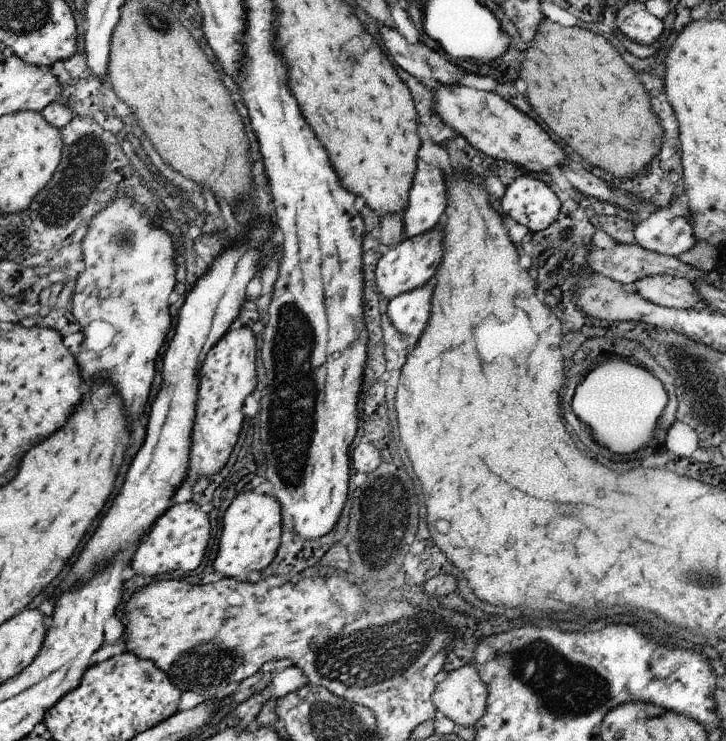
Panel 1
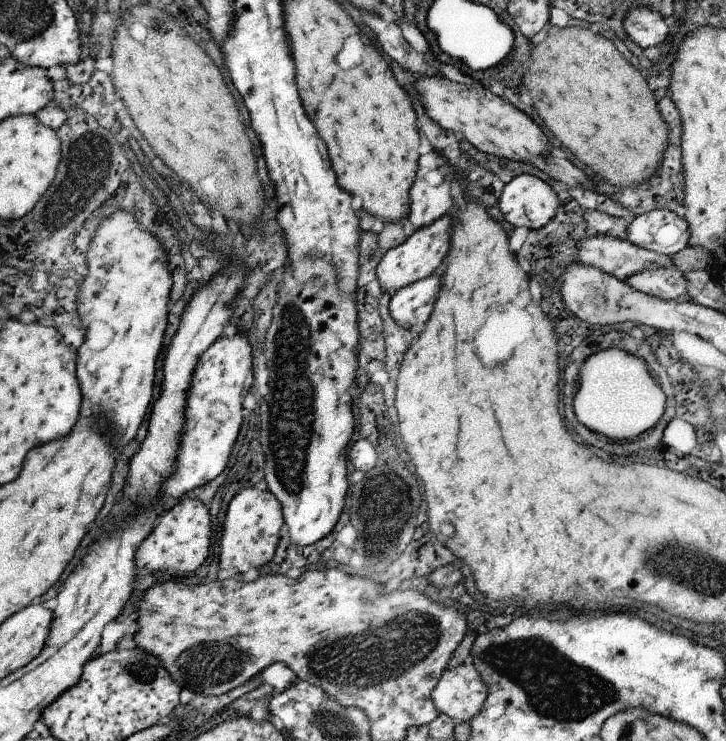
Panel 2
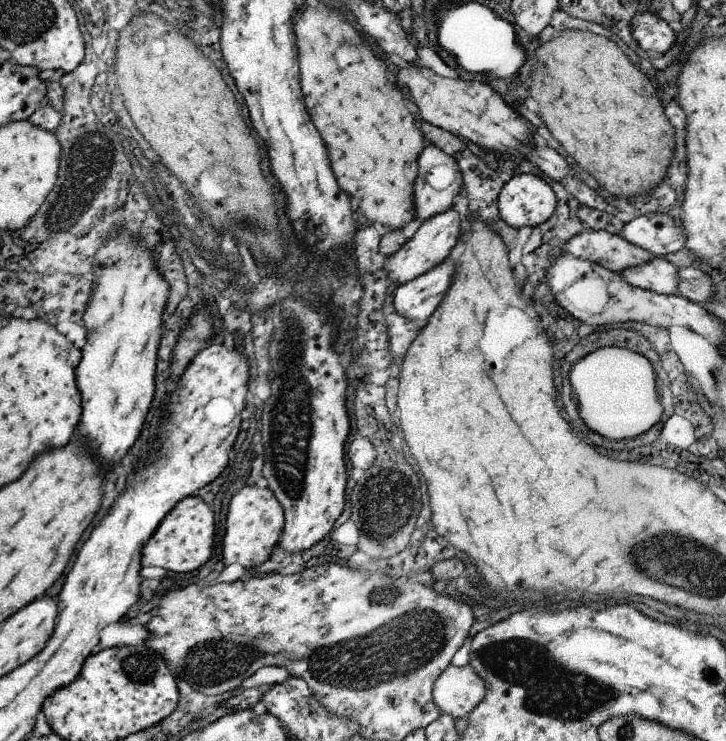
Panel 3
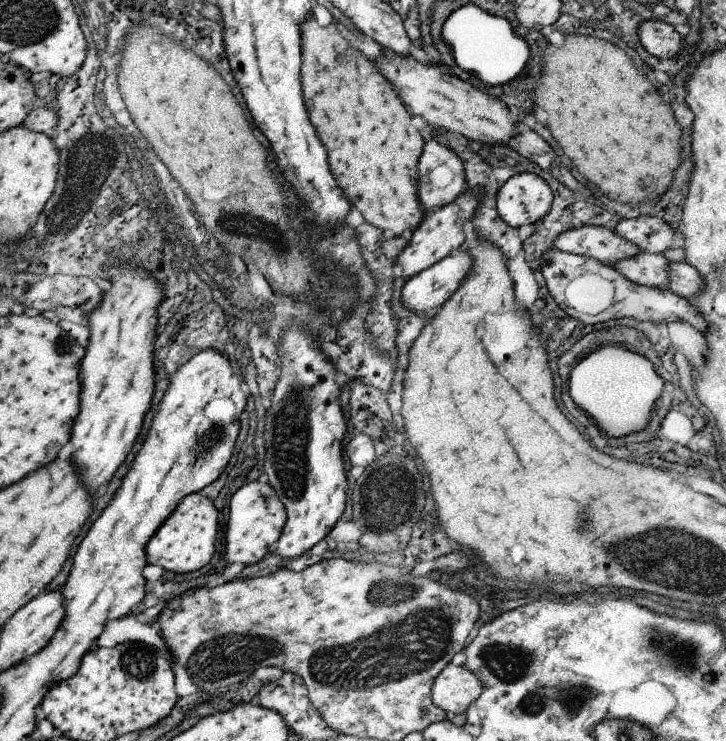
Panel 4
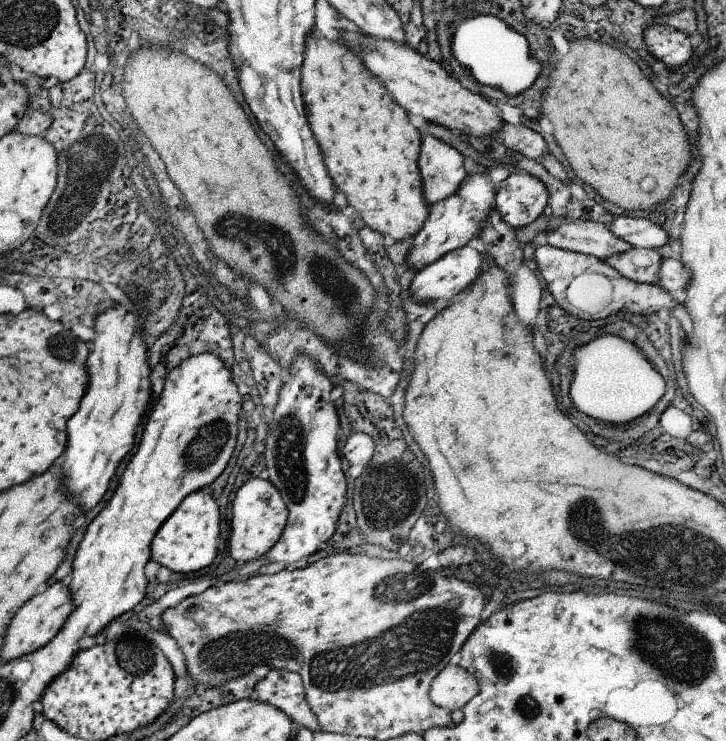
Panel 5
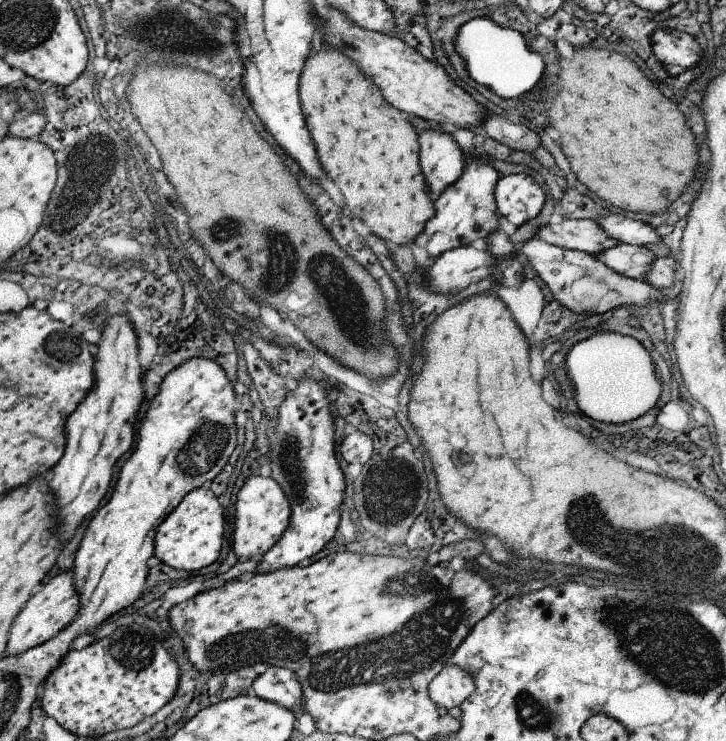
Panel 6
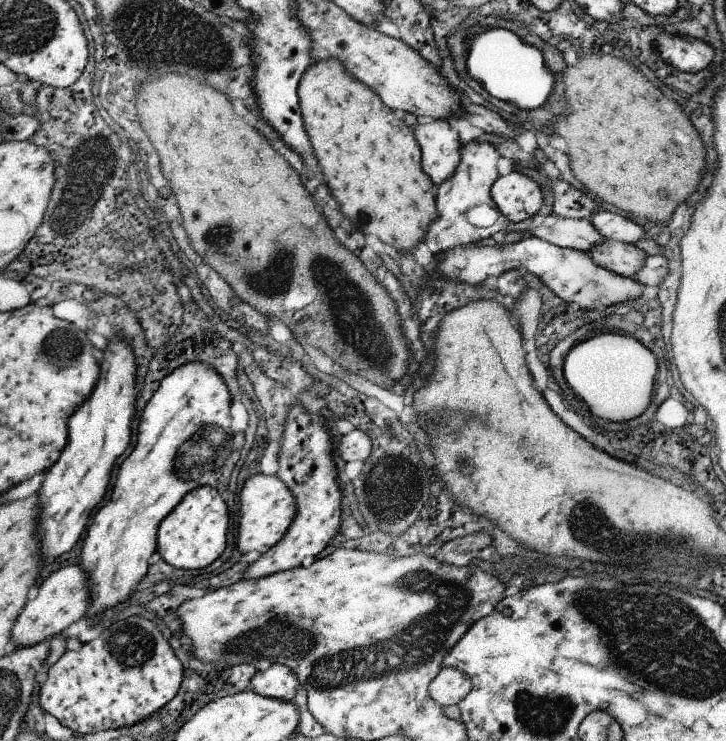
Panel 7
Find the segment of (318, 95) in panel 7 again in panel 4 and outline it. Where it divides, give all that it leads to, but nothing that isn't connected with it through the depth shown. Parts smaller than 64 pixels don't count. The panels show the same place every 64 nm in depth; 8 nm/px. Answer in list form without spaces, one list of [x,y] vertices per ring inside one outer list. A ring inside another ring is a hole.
[[[309,18],[303,26],[305,30],[305,40],[301,44],[305,44],[305,66],[301,66],[301,86],[305,86],[305,106],[309,106],[309,120],[313,122],[313,126],[317,126],[317,134],[321,134],[321,142],[325,142],[325,150],[329,150],[329,170],[333,170],[333,178],[337,178],[337,186],[341,186],[341,190],[345,190],[345,196],[349,198],[349,202],[353,202],[357,220],[365,222],[365,224],[373,224],[377,226],[381,232],[383,230],[391,230],[393,236],[401,236],[403,230],[415,230],[421,224],[421,202],[419,202],[419,164],[417,158],[421,158],[419,154],[423,154],[423,140],[419,136],[419,132],[411,126],[409,122],[409,114],[405,110],[405,106],[401,104],[401,100],[397,98],[397,94],[391,90],[391,84],[377,72],[377,68],[371,64],[371,60],[367,60],[359,50],[355,50],[339,32],[333,24],[321,28],[315,18]]]

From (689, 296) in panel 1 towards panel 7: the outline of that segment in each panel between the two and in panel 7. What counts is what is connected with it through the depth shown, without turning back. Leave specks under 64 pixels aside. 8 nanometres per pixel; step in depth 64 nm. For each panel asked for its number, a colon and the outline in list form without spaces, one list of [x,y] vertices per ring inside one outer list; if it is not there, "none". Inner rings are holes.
2: [[[675,266],[643,270],[633,276],[627,276],[629,288],[661,298],[661,300],[687,300],[685,278]]]
3: [[[651,258],[645,264],[625,268],[623,272],[619,272],[619,276],[627,284],[641,290],[651,290],[655,294],[665,294],[665,296],[677,294],[677,284],[679,284],[677,268],[665,262],[663,258]]]
4: [[[639,252],[635,258],[627,258],[613,264],[613,268],[637,286],[667,290],[669,262],[663,258],[663,254]]]
5: [[[631,248],[625,254],[607,258],[605,262],[613,270],[617,270],[621,276],[625,276],[637,284],[655,286],[659,282],[659,268],[663,264],[663,258],[657,254],[657,250]]]
6: [[[615,244],[611,248],[605,248],[595,254],[595,260],[617,272],[619,276],[641,280],[645,278],[651,262],[655,260],[655,254],[649,252],[643,246],[627,246],[627,244]]]
7: [[[603,240],[599,244],[593,244],[587,250],[587,256],[595,266],[601,266],[617,276],[631,278],[643,266],[643,260],[647,254],[631,244]]]

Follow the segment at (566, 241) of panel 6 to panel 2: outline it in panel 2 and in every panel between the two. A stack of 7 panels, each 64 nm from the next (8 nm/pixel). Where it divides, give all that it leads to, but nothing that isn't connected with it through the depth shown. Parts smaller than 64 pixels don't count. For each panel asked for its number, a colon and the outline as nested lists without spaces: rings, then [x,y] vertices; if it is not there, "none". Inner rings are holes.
2: [[[589,234],[577,242],[579,262],[597,268],[599,272],[611,274],[617,280],[627,282],[627,276],[633,276],[643,270],[675,266],[671,258],[653,254],[649,250],[637,248],[627,240],[617,240],[605,234]]]
3: [[[585,230],[581,234],[575,234],[561,246],[565,256],[583,258],[589,262],[595,262],[603,266],[609,272],[623,272],[625,268],[645,264],[651,256],[649,252],[625,242],[621,236],[607,234],[605,230]]]
4: [[[577,226],[569,232],[563,232],[553,242],[559,252],[595,258],[601,264],[613,266],[621,260],[635,258],[641,250],[631,244],[629,240],[621,238],[607,228],[593,228],[593,226]]]
5: [[[561,222],[561,226],[549,234],[545,234],[547,246],[565,250],[565,252],[575,252],[575,254],[585,254],[585,256],[595,256],[599,260],[607,260],[617,254],[625,254],[633,246],[629,242],[623,242],[621,238],[613,236],[607,224],[597,224],[597,222]]]

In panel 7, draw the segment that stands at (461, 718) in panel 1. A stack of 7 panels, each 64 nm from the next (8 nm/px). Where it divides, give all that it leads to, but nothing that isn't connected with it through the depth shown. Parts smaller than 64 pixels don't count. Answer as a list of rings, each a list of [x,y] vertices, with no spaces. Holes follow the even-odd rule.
[[[441,668],[437,678],[429,684],[429,694],[441,708],[457,706],[469,696],[471,690],[471,678],[457,668]]]

